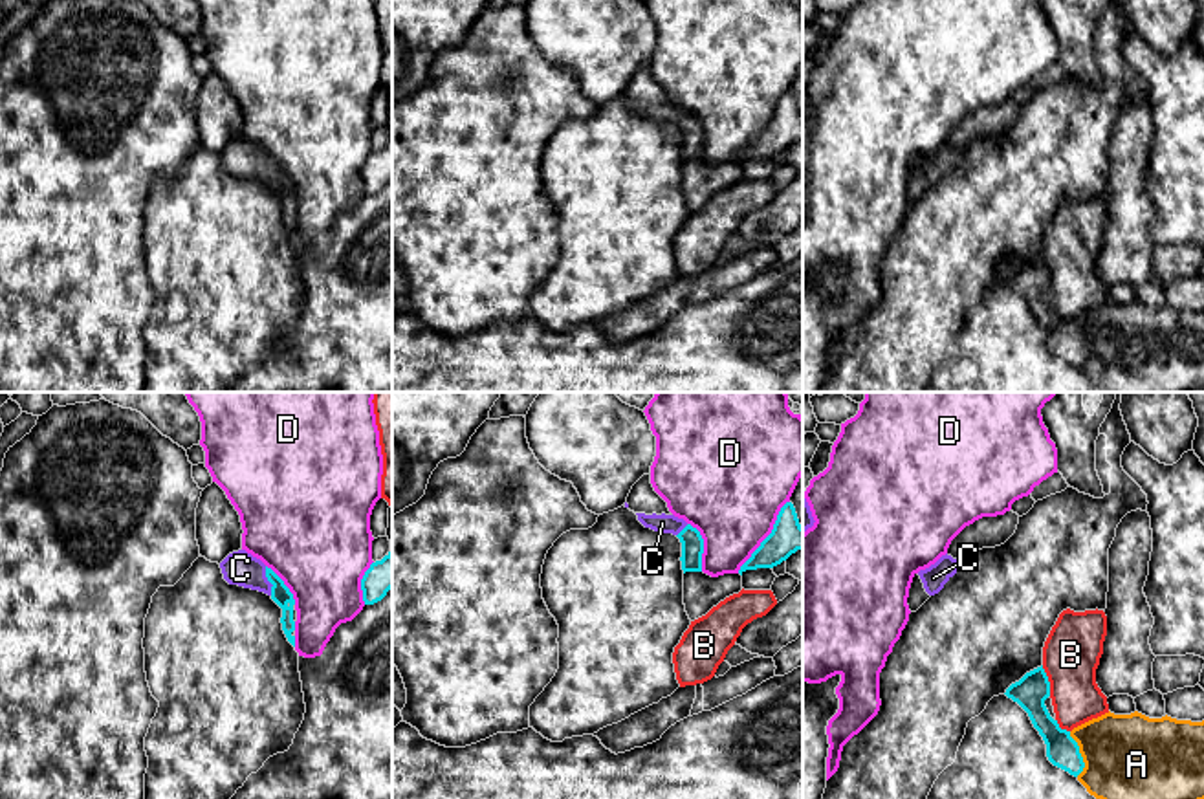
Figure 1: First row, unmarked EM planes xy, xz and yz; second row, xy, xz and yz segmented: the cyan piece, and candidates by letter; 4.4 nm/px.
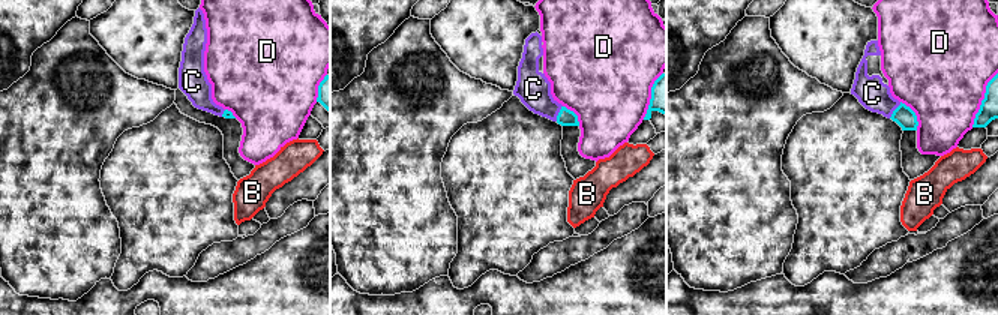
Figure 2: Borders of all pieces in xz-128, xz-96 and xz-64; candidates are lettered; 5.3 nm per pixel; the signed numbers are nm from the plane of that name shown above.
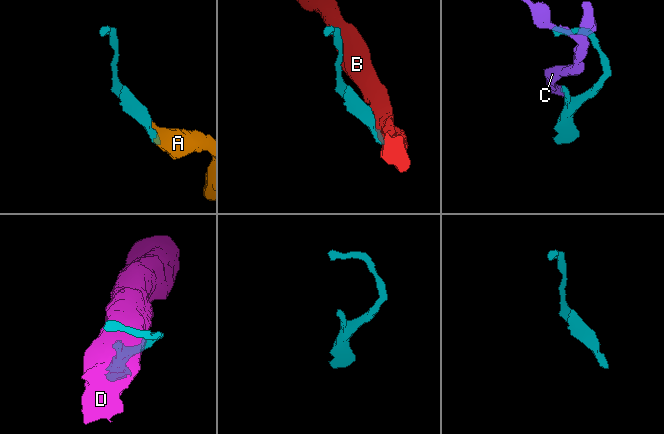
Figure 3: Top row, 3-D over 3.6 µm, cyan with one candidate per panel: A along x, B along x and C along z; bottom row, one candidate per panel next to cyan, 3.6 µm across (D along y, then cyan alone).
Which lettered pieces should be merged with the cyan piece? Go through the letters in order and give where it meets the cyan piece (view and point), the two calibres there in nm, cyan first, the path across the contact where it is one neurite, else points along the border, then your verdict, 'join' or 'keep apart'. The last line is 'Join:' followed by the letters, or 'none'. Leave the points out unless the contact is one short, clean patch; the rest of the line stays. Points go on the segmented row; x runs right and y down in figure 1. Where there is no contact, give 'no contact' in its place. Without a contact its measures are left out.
A: contact yz (1080, 754); calibres 140 and 360 nm; join
B: contact yz (1047, 680); calibres 150 and 260 nm; keep apart
C: contact xy (268, 580); calibres 90 and 150 nm; way xy (281, 594), (268, 580), (240, 569); join
D: contact xz (766, 537); calibres 150 and 440 nm; keep apart
Join: A, C

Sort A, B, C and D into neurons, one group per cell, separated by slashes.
A C / B / D

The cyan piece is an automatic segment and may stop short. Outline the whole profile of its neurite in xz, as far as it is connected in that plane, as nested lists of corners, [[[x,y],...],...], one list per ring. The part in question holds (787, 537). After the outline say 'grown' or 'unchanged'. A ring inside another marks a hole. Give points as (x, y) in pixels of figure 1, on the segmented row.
[[[786,502],[777,515],[772,533],[740,566],[739,574],[742,575],[746,570],[757,568],[773,568],[797,550],[803,550],[803,526],[799,524],[794,504]]] | unchanged

